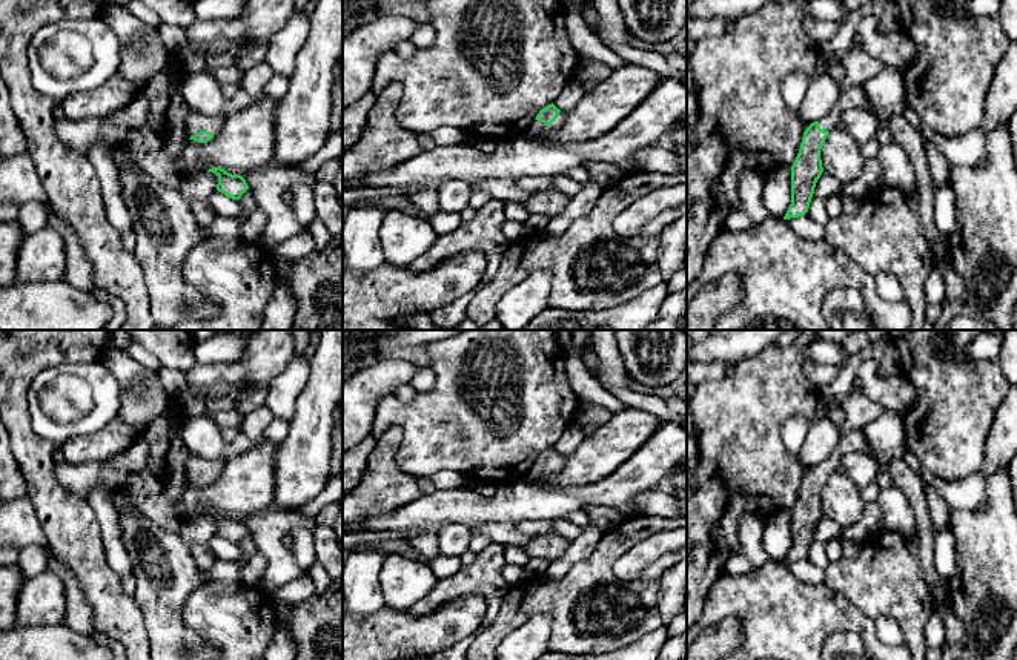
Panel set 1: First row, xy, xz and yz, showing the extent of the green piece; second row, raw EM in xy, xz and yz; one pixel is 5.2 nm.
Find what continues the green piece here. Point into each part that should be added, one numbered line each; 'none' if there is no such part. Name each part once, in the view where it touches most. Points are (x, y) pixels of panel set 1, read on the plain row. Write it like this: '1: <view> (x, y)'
1: xz (536, 471)

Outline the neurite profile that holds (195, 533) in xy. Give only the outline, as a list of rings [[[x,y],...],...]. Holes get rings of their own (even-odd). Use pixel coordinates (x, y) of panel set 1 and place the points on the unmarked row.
[[[197,516],[181,523],[180,536],[210,582],[240,582],[244,565],[218,559],[210,548],[210,539],[217,534],[217,528],[215,517]]]

